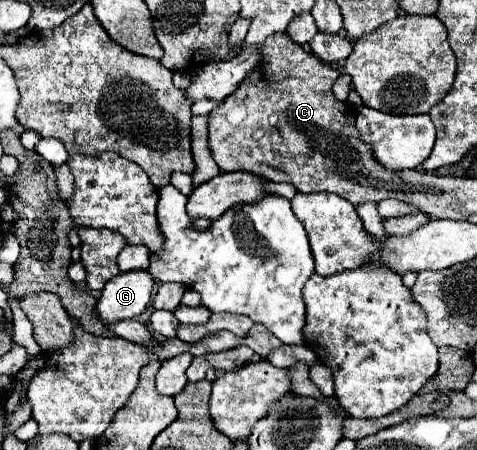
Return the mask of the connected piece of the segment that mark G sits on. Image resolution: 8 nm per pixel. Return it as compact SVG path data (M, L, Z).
M130 270L106 282L96 312L104 324L142 314L150 302L154 278L148 270Z

